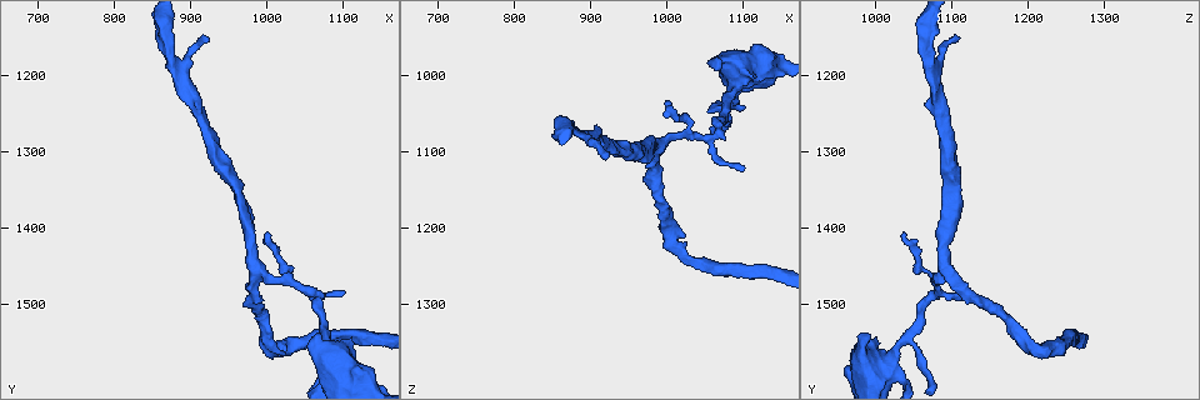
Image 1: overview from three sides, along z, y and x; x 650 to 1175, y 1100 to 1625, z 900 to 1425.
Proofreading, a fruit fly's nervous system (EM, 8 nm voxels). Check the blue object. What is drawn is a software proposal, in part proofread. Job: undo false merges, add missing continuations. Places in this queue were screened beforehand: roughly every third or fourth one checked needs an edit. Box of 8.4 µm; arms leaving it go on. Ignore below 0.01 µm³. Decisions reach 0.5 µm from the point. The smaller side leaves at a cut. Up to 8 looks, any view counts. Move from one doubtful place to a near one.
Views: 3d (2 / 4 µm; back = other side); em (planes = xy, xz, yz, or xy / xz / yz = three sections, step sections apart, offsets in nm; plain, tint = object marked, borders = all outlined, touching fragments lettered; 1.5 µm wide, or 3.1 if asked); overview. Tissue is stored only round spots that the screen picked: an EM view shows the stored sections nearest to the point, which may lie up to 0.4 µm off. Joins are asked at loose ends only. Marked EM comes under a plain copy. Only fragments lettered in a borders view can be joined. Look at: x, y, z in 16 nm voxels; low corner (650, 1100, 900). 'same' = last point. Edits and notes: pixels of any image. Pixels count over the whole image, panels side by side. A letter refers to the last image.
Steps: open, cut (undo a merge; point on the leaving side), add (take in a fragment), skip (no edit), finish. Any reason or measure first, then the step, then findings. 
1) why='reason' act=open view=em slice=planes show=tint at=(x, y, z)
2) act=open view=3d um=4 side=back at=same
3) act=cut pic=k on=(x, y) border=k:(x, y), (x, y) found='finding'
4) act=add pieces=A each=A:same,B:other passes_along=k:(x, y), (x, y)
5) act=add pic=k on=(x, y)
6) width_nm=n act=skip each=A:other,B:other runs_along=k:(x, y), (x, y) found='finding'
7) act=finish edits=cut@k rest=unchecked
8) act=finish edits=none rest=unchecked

why='thin end' act=open view=3d um=4 at=(920, 1145, 1105)

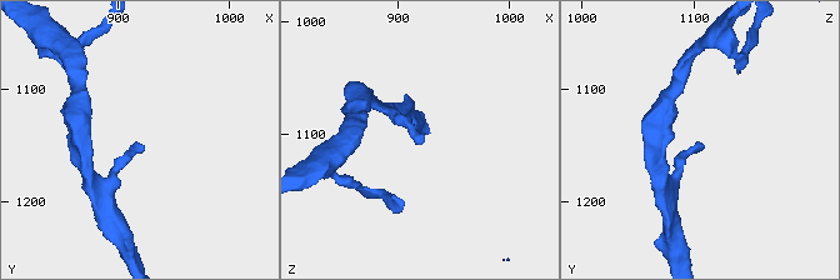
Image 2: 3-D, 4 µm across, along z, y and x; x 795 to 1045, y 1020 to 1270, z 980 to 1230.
why='need the tissue' act=open view=em slice=yz step=4 show=tint at=(924, 1148, 1106)

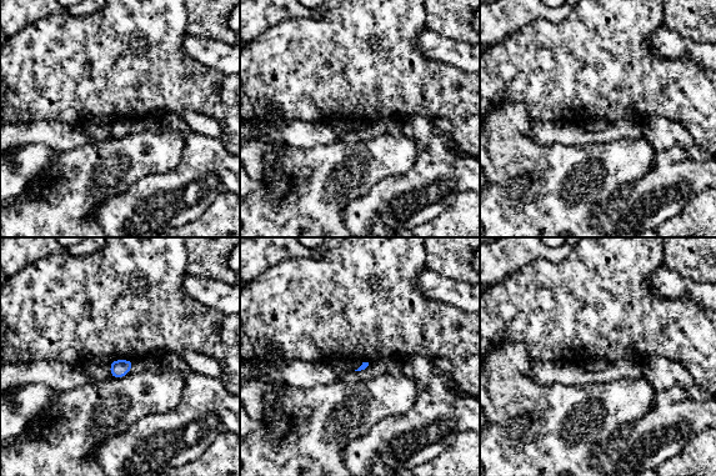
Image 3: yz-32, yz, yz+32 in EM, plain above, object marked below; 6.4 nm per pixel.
act=open view=em slice=planes show=borders at=same

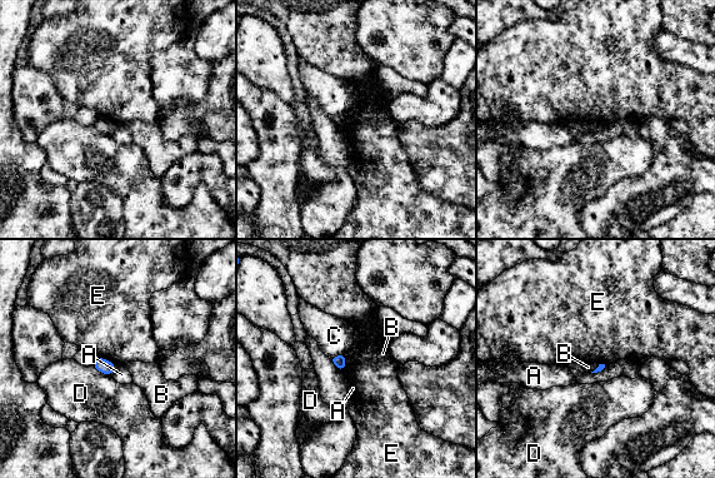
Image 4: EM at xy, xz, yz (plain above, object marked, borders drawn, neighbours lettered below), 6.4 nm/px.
act=skip each=A:other,B:other,C:other,D:other,E:other border=4:(345, 354), (345, 367), (341, 371) found='no lettered fragment goes on from it'

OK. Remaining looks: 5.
why='an open end' act=open view=em slice=xz step=8 show=tint at=(1000, 1405, 1035)

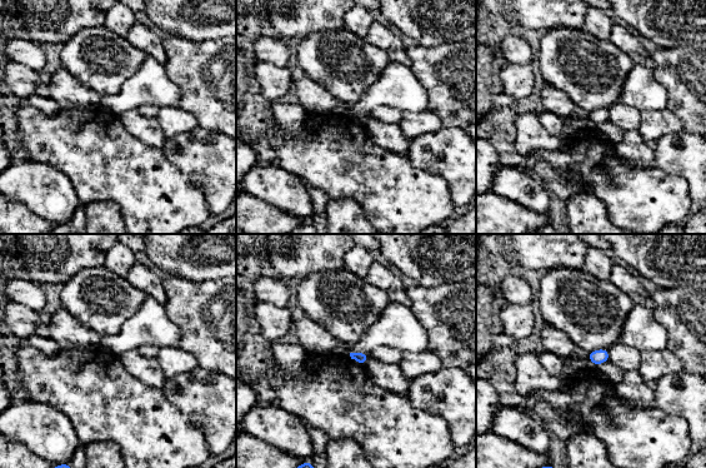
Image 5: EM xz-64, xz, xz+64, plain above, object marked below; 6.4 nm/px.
act=open view=em slice=planes show=tint at=same

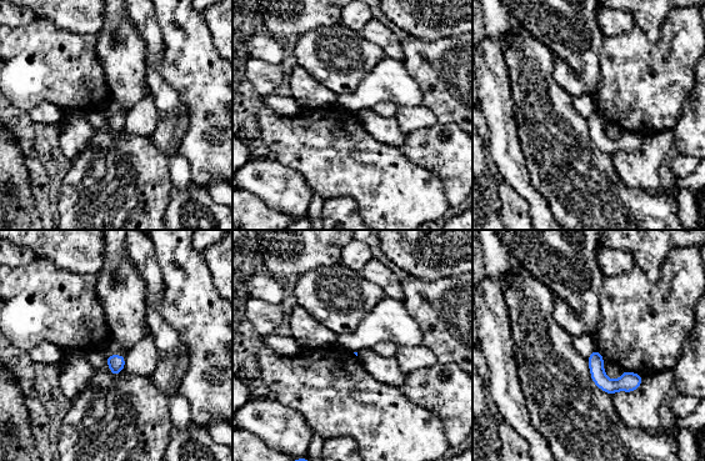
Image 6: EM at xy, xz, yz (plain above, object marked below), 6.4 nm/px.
why='what lies round it' act=open view=em slice=planes show=borders at=same

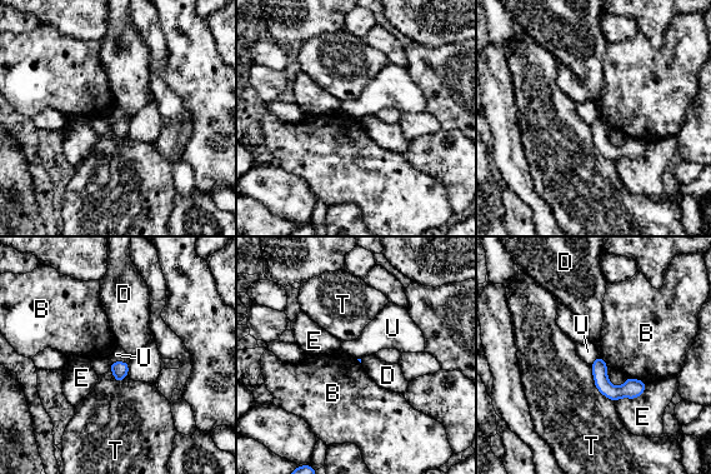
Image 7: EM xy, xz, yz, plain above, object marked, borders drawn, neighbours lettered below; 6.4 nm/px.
act=skip each=B:other,D:other,E:other,T:other,U:other runs_along=7:(594, 367), (612, 390), (640, 390) found='no lettered fragment goes on from it'

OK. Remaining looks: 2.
why='an open end' act=open view=3d um=2 at=(1070, 1540, 990)

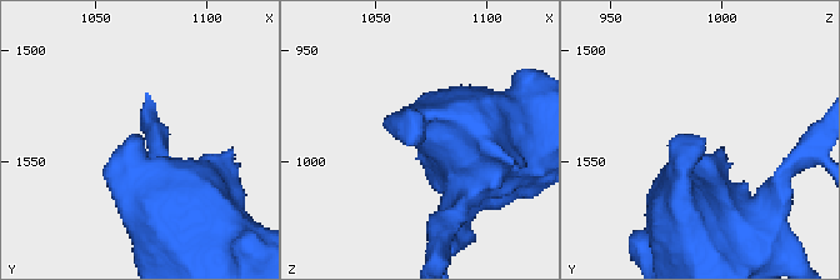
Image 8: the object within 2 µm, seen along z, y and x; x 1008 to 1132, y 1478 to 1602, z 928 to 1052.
why='shape alone is not enough' act=open view=em slice=planes show=borders at=(1067, 1539, 992)

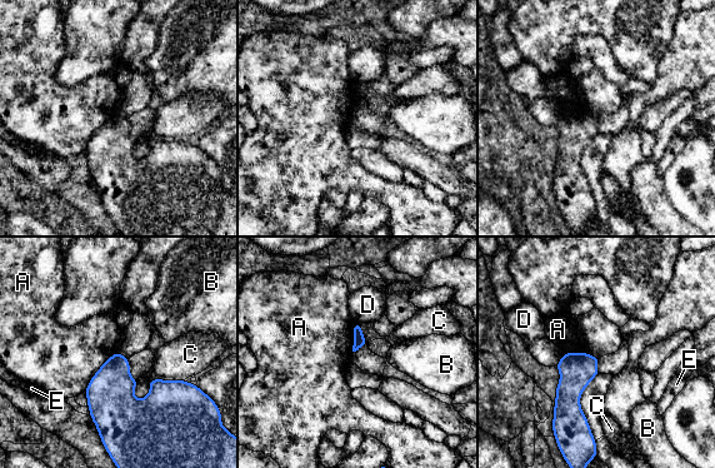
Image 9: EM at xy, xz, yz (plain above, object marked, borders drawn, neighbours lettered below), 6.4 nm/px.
act=skip each=A:other,B:other,C:other,D:other,E:other border=9:(116, 350), (99, 368), (84, 391) found='none of them fits'

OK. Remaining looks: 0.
act=finish edits=none rest=unchecked

